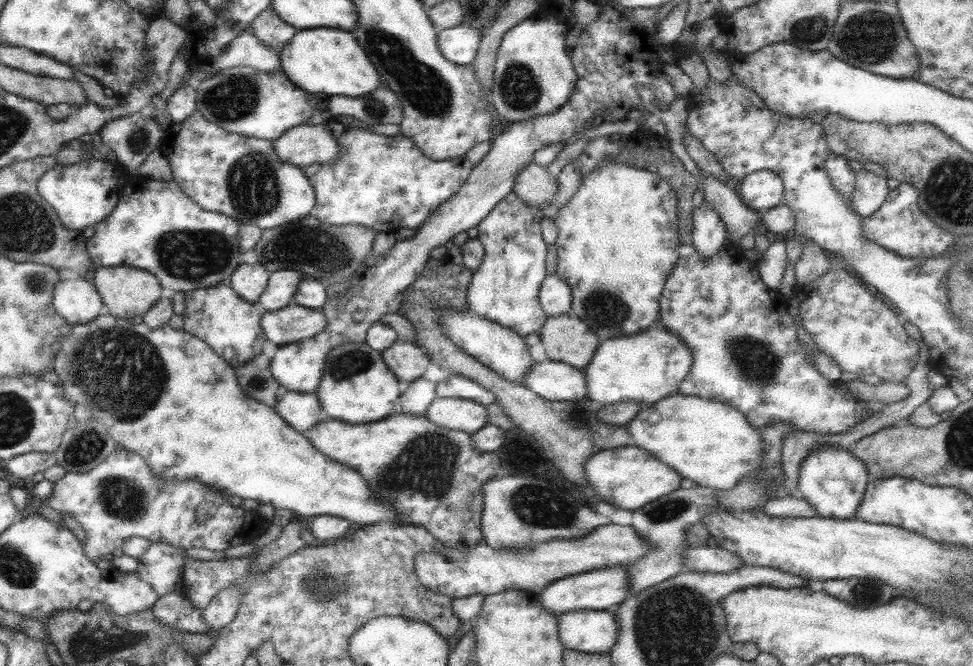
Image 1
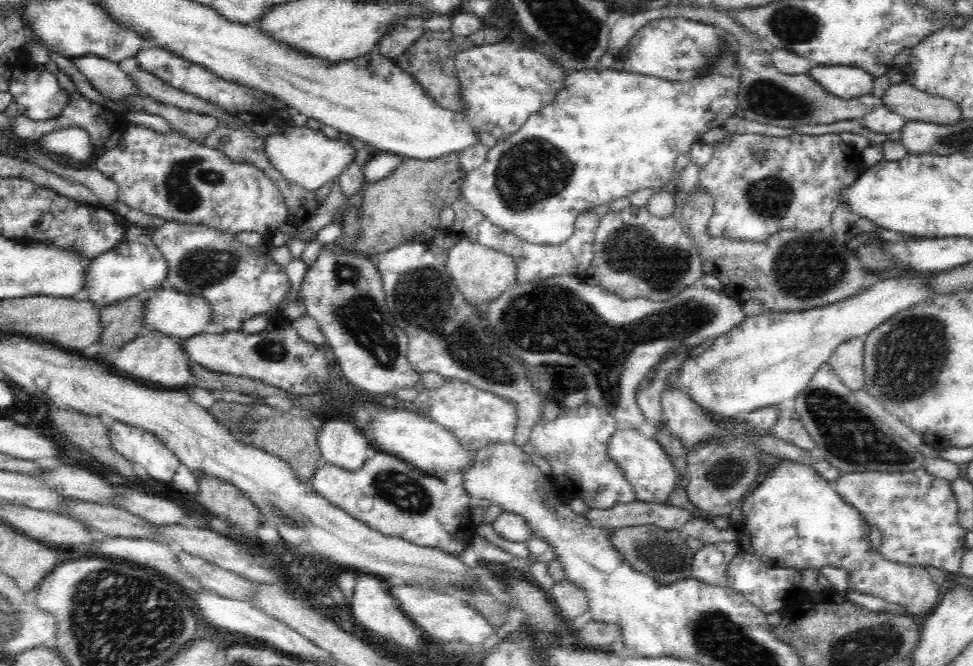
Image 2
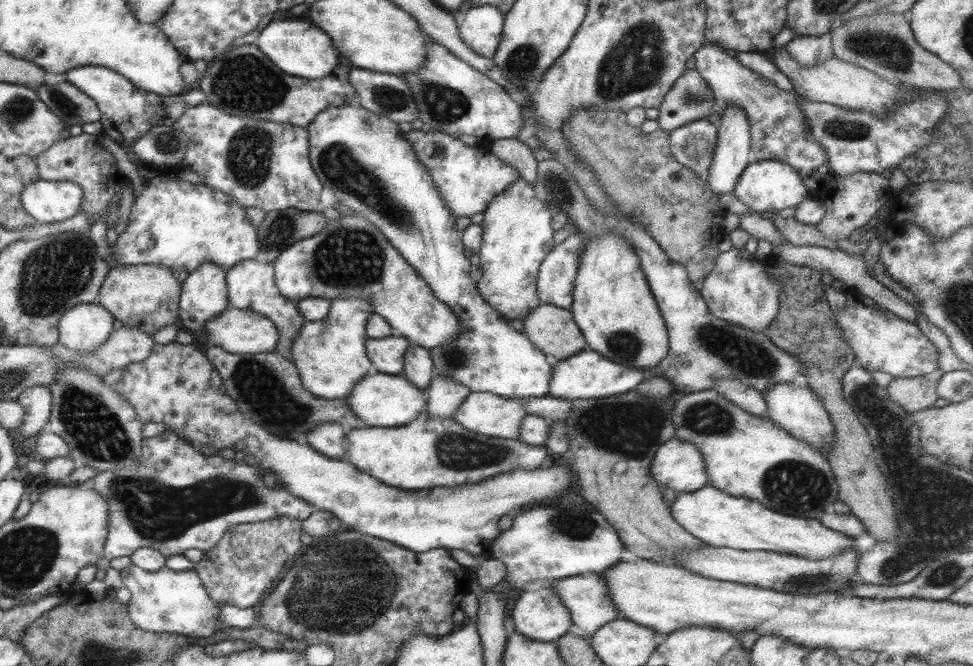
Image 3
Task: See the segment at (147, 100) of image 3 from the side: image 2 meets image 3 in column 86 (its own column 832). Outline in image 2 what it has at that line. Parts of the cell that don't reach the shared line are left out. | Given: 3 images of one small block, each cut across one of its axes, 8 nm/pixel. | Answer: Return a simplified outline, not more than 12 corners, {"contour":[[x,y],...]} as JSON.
{"contour":[[818,66],[809,75],[842,100],[871,94],[875,78],[864,69]]}

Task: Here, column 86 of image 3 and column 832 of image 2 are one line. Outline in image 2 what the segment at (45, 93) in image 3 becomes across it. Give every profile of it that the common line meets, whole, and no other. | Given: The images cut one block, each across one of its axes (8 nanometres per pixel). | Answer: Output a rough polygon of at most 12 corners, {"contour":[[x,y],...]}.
{"contour":[[772,62],[740,69],[743,118],[780,128],[866,116],[872,94],[842,100]]}

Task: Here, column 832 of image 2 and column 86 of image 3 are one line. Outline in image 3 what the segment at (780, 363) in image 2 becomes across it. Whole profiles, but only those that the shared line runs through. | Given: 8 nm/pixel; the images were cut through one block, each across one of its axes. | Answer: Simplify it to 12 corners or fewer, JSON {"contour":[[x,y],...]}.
{"contour":[[74,305],[58,321],[58,344],[84,354],[108,342],[114,319]]}

